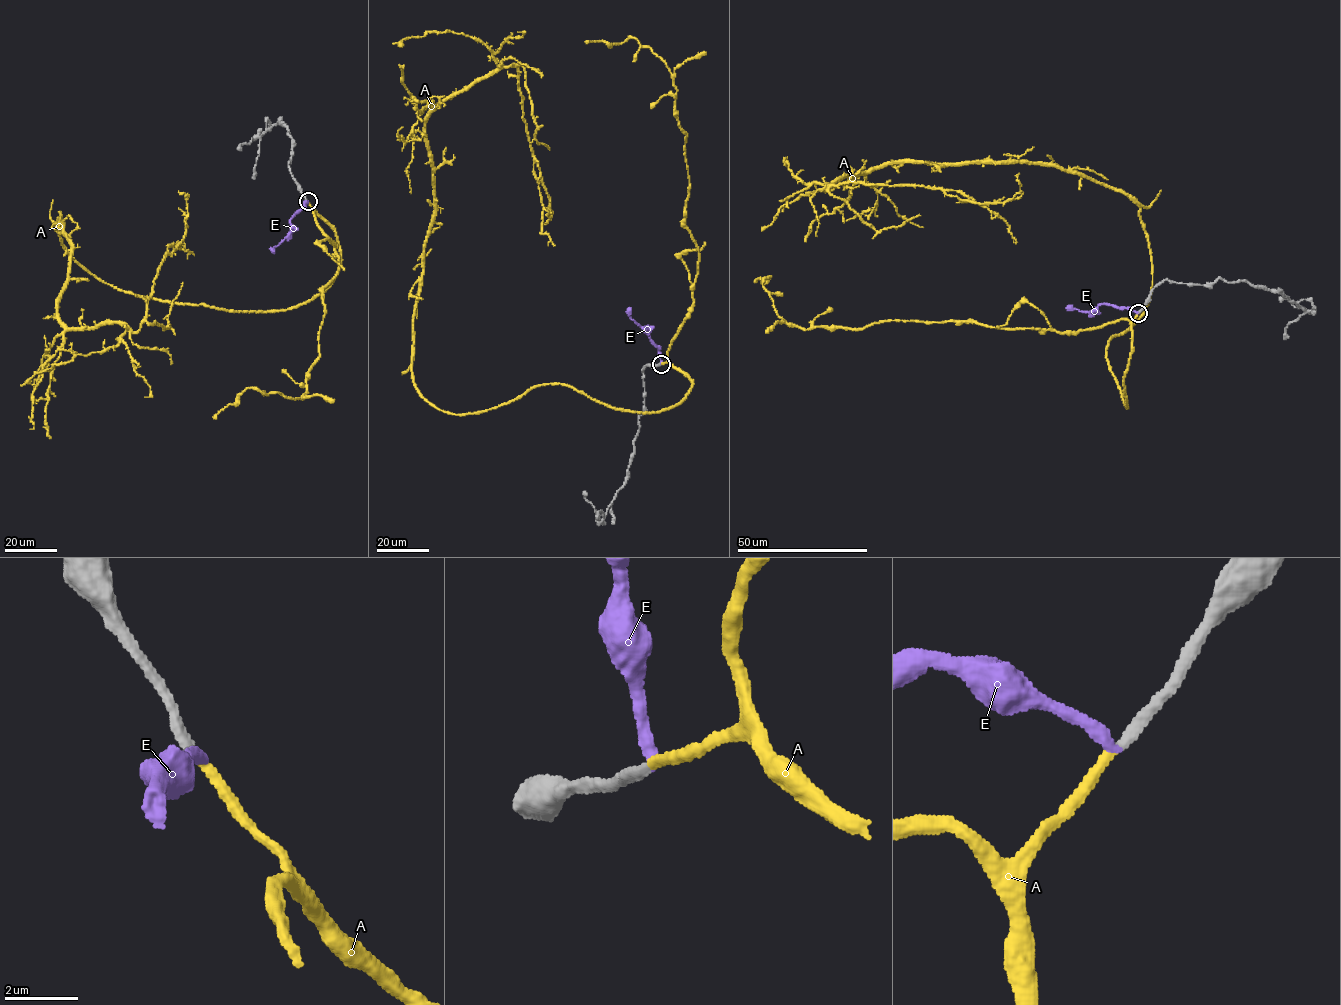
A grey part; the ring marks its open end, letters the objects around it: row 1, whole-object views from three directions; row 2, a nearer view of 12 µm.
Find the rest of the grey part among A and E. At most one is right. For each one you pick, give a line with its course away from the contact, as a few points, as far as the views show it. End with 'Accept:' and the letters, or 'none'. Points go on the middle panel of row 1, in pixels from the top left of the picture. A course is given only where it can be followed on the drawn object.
A: via (661, 364), (692, 382), (658, 411), (558, 384), (460, 414), (422, 396), (428, 113), (517, 66), (542, 209)
Accept: A

